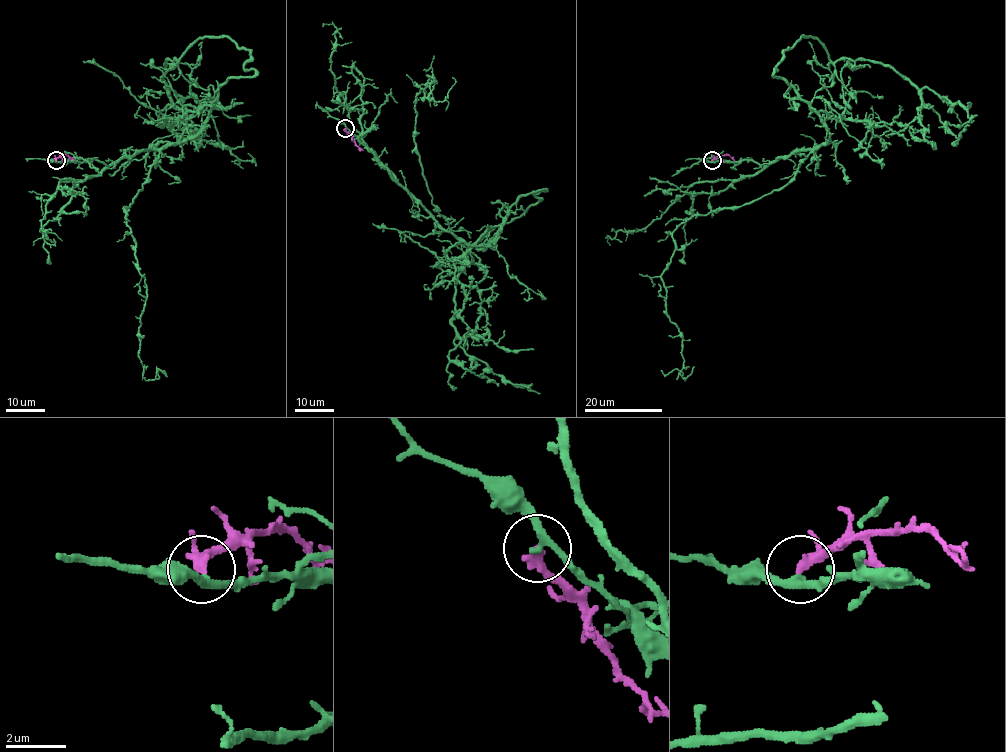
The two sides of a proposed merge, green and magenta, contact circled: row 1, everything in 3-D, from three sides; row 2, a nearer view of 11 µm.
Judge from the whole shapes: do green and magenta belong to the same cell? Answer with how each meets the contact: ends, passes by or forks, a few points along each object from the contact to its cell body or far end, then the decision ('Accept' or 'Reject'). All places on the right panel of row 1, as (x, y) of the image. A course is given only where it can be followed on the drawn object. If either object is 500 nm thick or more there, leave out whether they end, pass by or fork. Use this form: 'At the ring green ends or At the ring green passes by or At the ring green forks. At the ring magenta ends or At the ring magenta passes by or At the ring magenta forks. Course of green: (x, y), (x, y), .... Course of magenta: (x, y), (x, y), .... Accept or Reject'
At the ring green passes by. At the ring magenta passes by. Course of green: (712, 161), (768, 166), (814, 151), (785, 185), (672, 234), (660, 277), (685, 380), (660, 371). Course of magenta: (712, 160), (726, 155), (734, 159). Reject

